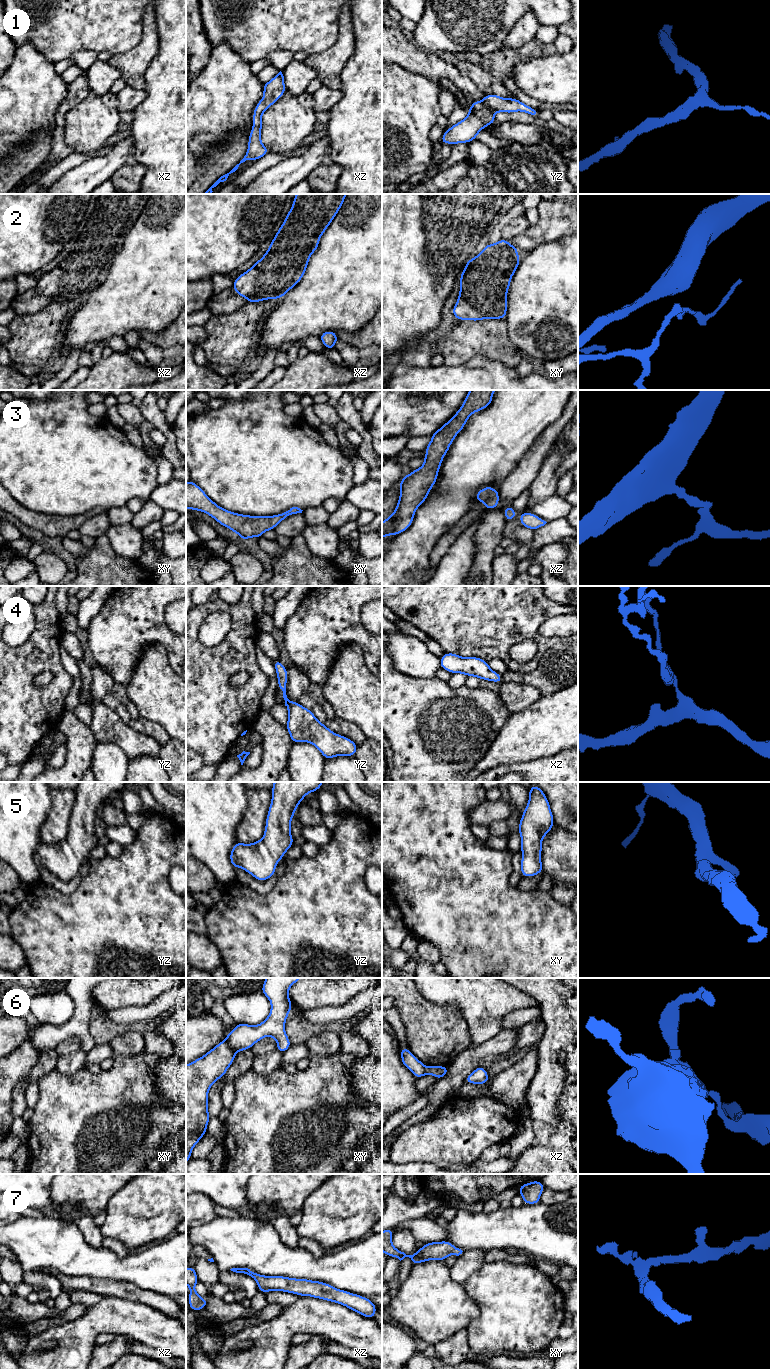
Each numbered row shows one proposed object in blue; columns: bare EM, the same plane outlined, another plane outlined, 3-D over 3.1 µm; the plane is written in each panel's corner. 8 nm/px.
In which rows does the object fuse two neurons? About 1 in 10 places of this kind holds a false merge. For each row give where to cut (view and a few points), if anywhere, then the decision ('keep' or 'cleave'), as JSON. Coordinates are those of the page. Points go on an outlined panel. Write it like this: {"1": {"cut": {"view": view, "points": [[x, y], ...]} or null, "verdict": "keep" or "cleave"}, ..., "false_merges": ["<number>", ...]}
{"1": {"cut": null, "verdict": "keep"}, "2": {"cut": null, "verdict": "keep"}, "3": {"cut": null, "verdict": "keep"}, "4": {"cut": null, "verdict": "keep"}, "5": {"cut": null, "verdict": "keep"}, "6": {"cut": {"view": "xy", "points": [[225, 1040], [236, 1051]]}, "verdict": "cleave"}, "7": {"cut": null, "verdict": "keep"}, "false_merges": ["6"]}

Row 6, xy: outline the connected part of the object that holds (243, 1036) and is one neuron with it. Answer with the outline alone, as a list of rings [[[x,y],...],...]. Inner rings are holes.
[[[266,978],[261,992],[270,1000],[271,1010],[268,1017],[258,1025],[239,1023],[227,1033],[226,1041],[236,1052],[251,1049],[265,1038],[273,1037],[277,1042],[278,1051],[285,1053],[291,1046],[285,1033],[285,1022],[291,1012],[292,1003],[289,988],[301,978]]]

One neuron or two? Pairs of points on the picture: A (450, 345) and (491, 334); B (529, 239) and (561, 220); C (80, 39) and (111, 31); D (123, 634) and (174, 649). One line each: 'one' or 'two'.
A: one
B: one
C: one
D: one

